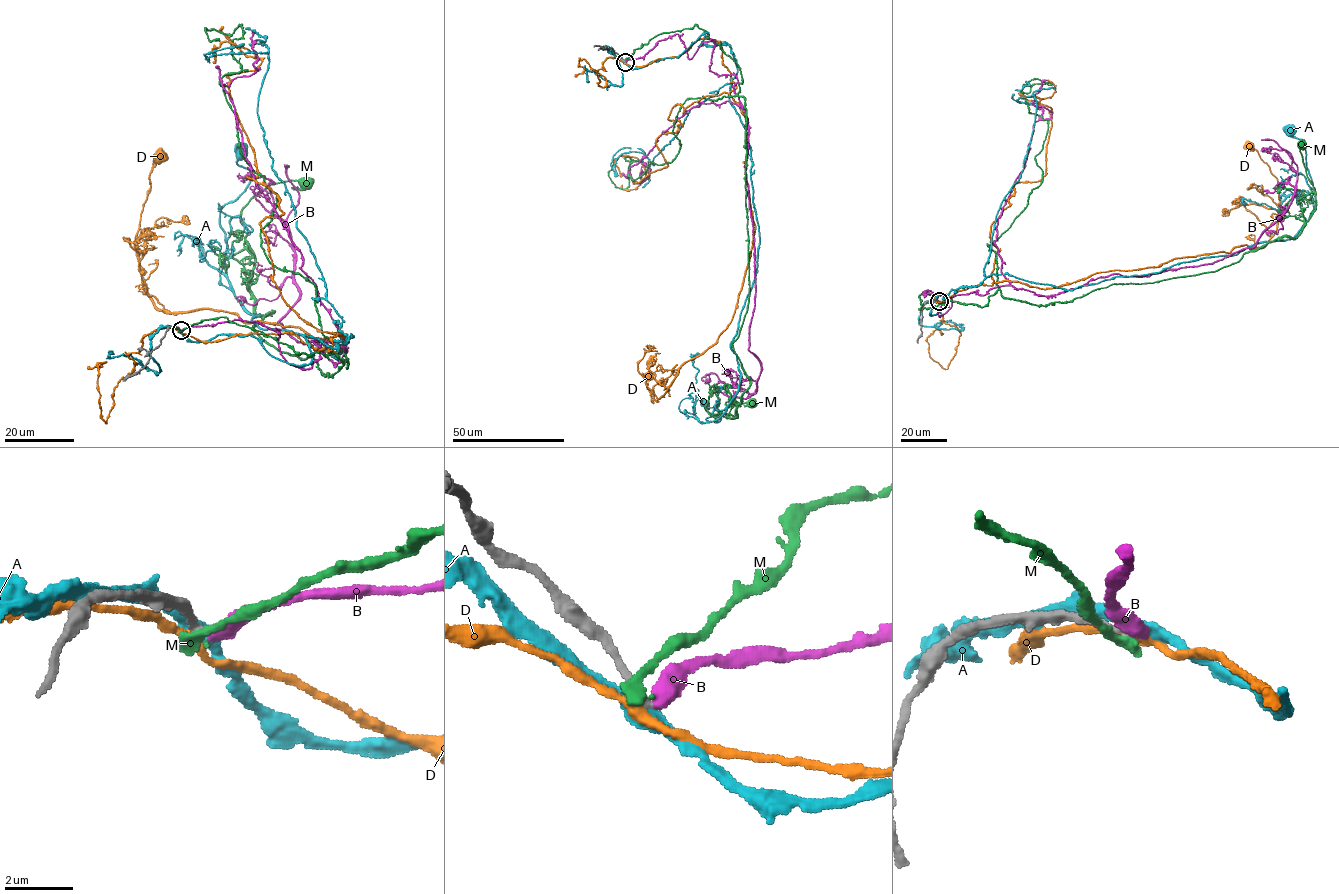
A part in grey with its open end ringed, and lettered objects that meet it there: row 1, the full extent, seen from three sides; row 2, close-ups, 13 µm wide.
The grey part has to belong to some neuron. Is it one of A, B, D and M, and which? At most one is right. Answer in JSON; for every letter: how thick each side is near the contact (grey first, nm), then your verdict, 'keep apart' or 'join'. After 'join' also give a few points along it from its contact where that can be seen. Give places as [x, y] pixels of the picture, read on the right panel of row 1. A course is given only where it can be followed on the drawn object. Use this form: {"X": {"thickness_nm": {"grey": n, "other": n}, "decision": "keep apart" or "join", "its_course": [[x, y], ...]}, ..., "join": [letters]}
{"A": {"thickness_nm": {"grey": 260, "other": 380}, "decision": "keep apart"}, "B": {"thickness_nm": {"grey": 240, "other": 500}, "decision": "keep apart"}, "D": {"thickness_nm": {"grey": 260, "other": 280}, "decision": "keep apart"}, "M": {"thickness_nm": {"grey": 300, "other": 380}, "decision": "keep apart"}, "join": []}

